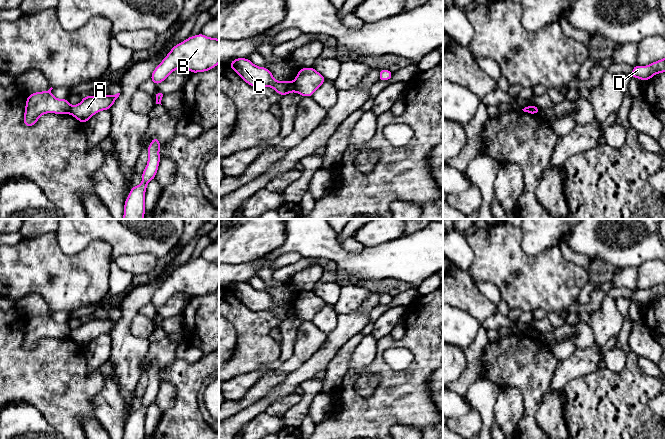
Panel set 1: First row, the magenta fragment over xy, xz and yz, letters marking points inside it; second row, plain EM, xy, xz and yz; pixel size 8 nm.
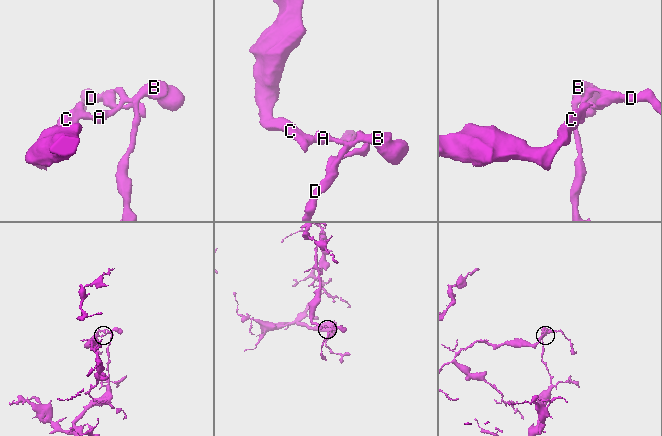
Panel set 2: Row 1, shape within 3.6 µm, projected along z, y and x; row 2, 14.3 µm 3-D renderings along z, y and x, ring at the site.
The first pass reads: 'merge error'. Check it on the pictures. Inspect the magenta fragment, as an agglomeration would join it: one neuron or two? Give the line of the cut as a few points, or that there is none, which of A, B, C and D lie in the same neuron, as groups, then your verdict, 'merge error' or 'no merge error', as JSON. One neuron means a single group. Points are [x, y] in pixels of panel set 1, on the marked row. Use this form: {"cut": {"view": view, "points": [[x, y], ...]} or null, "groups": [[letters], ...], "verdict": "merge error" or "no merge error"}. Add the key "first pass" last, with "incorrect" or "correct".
{"cut": {"view": "xz", "points": [[292, 82], [295, 90]]}, "groups": [["A", "B", "D"], ["C"]], "verdict": "merge error", "first pass": "correct"}

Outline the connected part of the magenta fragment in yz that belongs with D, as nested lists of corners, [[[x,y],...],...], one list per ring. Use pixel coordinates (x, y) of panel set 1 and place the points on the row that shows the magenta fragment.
[[[665,58],[655,61],[647,66],[635,65],[630,77],[648,81],[653,75],[662,72],[665,72]]]

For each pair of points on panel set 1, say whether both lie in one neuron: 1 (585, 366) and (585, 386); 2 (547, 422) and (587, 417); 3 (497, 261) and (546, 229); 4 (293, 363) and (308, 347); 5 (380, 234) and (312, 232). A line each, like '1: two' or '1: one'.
1: two
2: two
3: two
4: one
5: two

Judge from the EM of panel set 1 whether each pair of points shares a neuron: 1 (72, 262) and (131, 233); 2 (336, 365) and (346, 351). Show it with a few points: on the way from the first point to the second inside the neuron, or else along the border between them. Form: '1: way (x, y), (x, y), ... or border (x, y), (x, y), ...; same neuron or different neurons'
1: border (91, 241), (104, 240), (111, 247), (110, 267); different neurons
2: way (339, 362), (344, 354); same neuron

